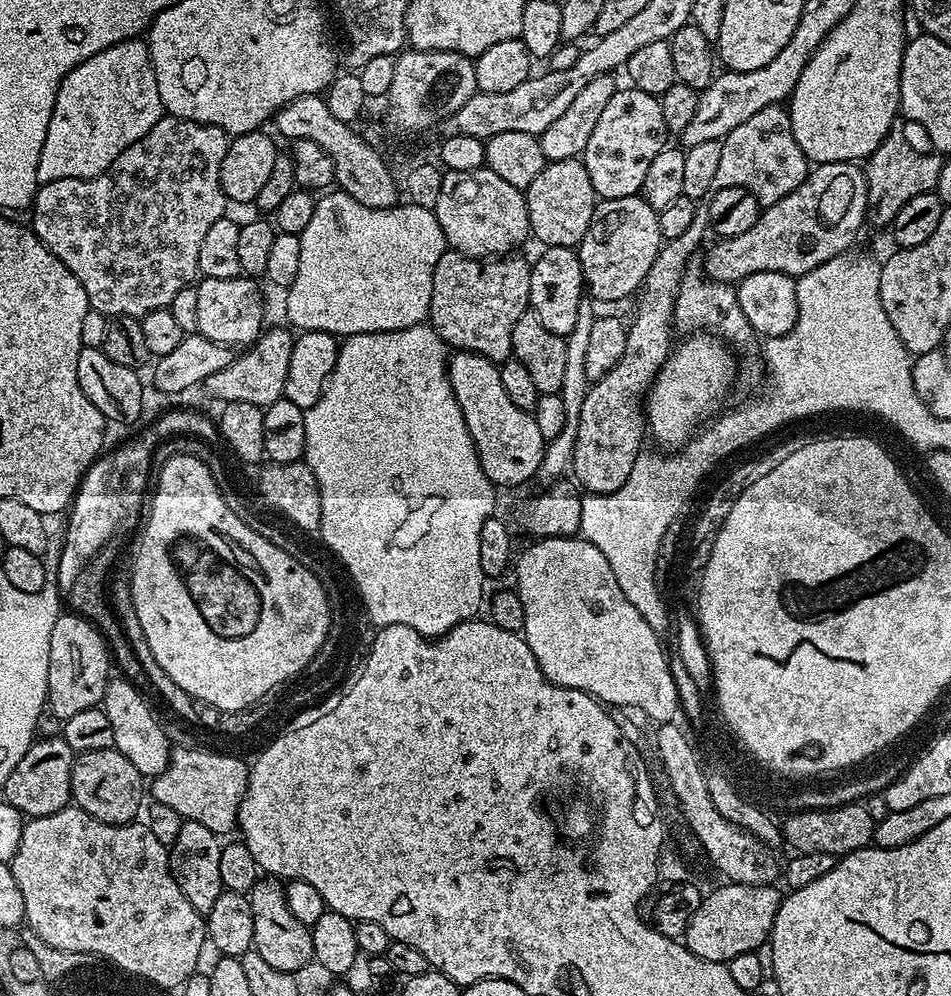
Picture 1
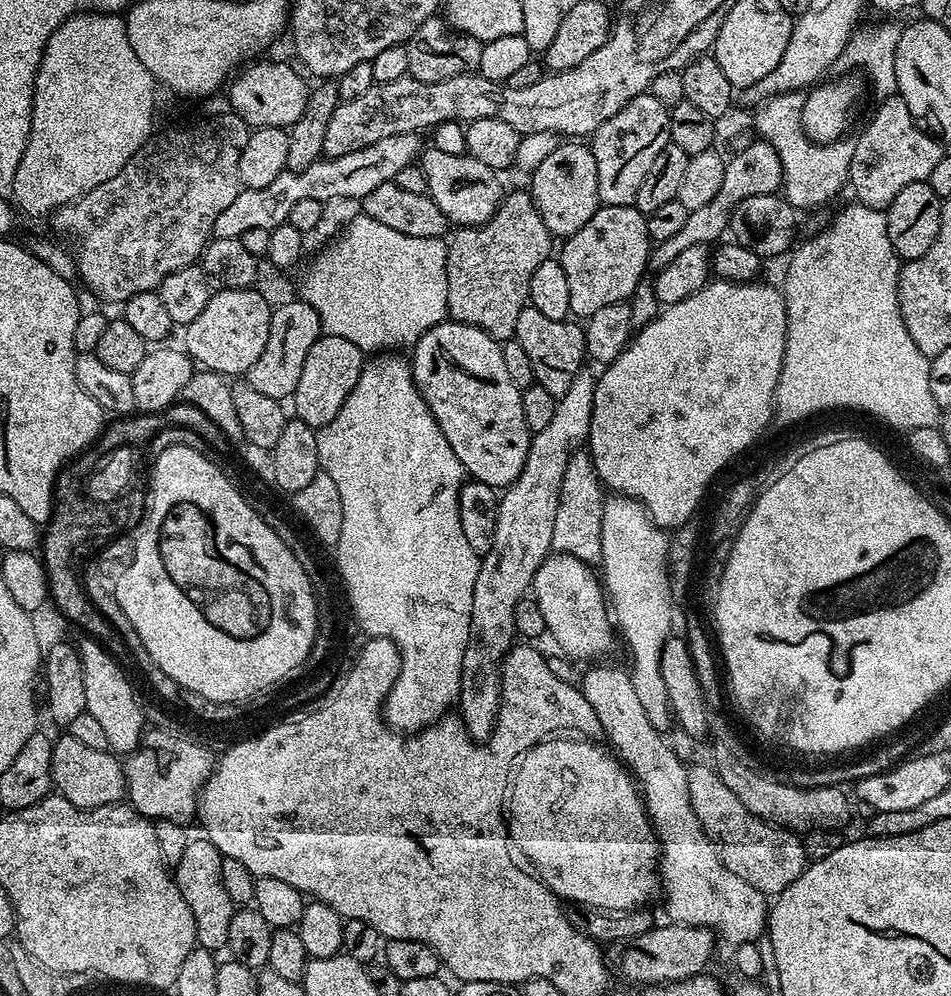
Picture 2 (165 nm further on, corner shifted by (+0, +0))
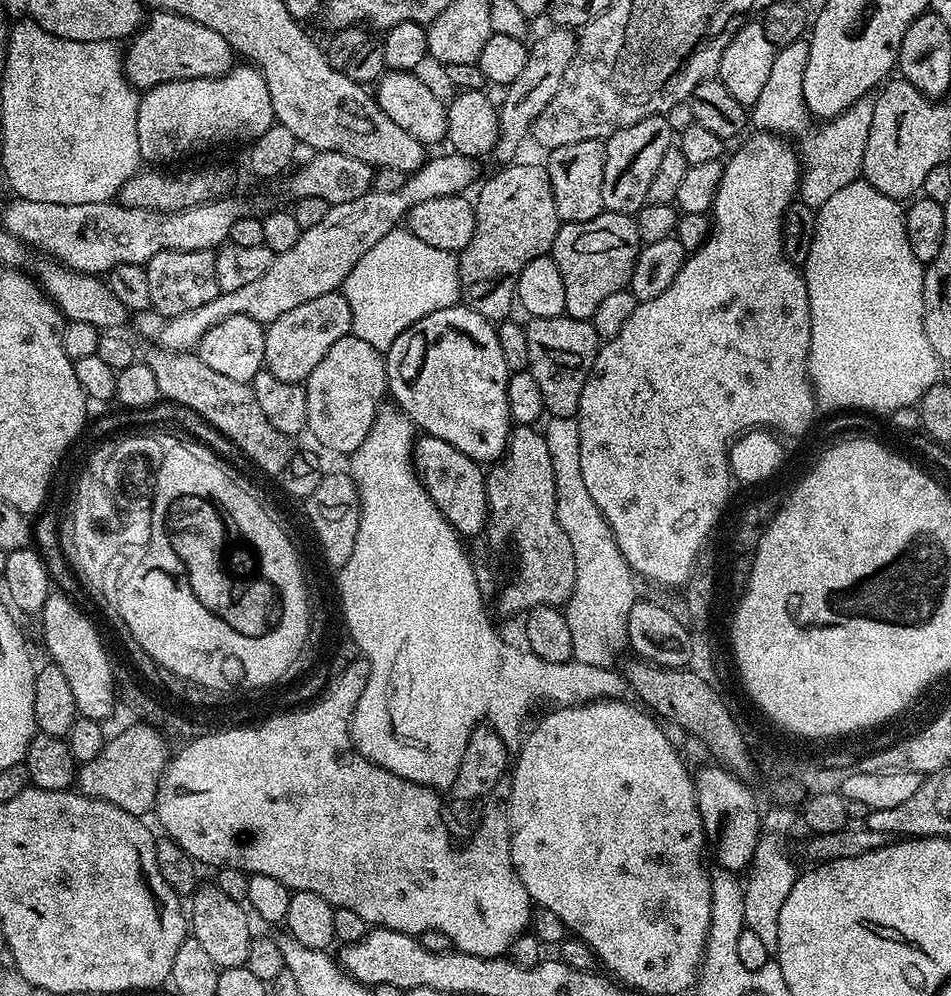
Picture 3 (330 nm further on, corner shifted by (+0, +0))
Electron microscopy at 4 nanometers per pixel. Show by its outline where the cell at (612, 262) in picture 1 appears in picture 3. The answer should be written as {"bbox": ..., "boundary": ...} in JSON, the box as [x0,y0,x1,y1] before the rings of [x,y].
{"bbox":[550,210,641,320],"boundary":[[[605,210],[586,222],[561,223],[550,255],[566,286],[565,313],[575,320],[591,320],[594,310],[598,310],[608,295],[625,291],[641,247],[632,216]]]}

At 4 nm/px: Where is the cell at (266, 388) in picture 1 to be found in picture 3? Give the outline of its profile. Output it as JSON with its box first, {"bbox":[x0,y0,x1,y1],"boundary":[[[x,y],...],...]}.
{"bbox":[264,291,352,384],"boundary":[[[343,291],[322,294],[322,298],[310,298],[310,302],[302,302],[302,306],[294,306],[294,310],[286,310],[264,330],[266,338],[266,354],[264,368],[274,378],[282,378],[284,382],[303,384],[308,379],[310,370],[326,358],[326,350],[338,342],[338,338],[349,335],[352,330],[350,302],[346,302]]]}

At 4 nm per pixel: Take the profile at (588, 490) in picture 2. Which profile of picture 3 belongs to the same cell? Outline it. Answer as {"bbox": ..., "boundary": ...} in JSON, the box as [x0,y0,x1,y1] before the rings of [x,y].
{"bbox":[542,416,638,667],"boundary":[[[571,416],[549,417],[542,431],[554,469],[556,517],[574,551],[575,590],[564,606],[573,639],[572,657],[590,666],[613,667],[616,656],[628,644],[628,615],[638,599],[634,573],[622,558],[609,523],[598,510],[582,478],[579,419]]]}

